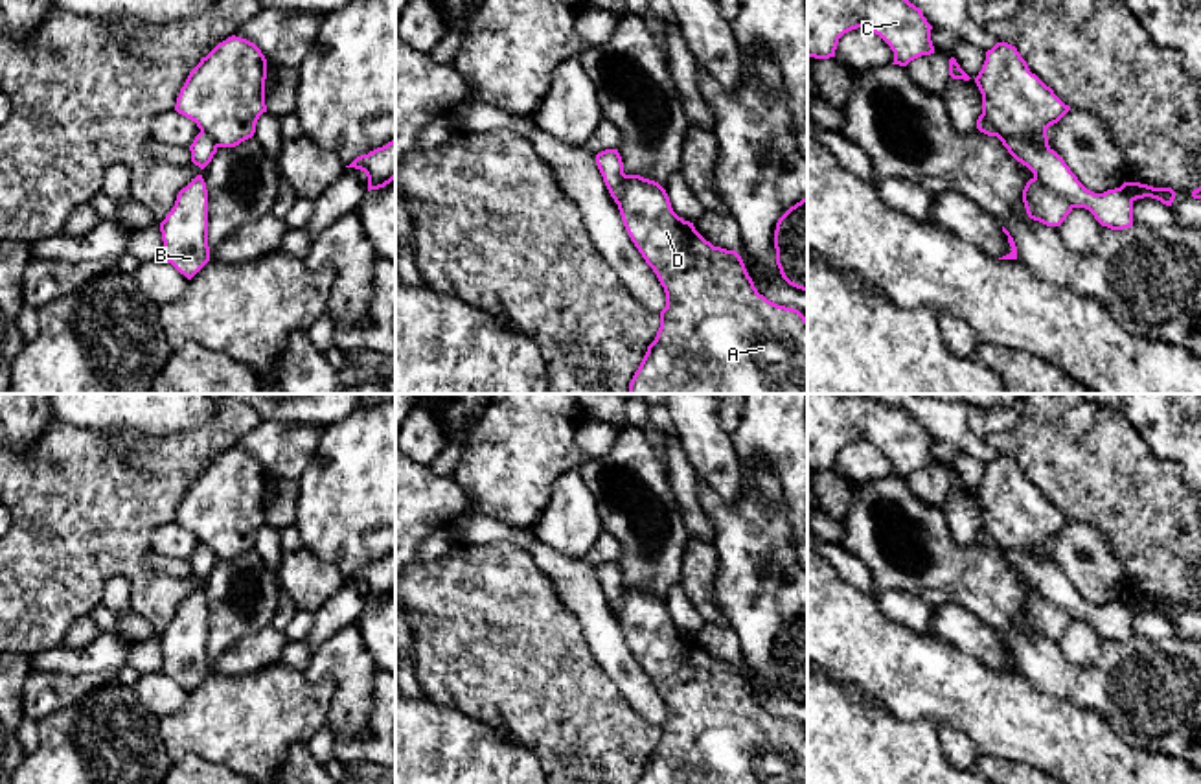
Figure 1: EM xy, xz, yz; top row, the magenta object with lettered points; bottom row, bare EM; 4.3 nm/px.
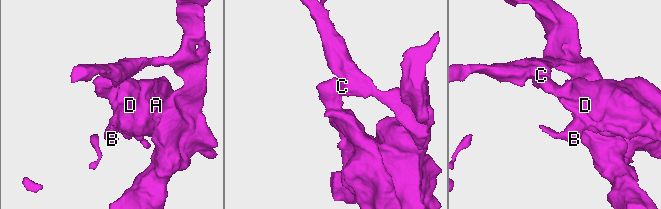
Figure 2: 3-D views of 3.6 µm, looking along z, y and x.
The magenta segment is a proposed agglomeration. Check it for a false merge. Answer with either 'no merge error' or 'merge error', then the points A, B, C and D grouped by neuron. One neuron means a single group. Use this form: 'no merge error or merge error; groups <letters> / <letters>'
merge error; groups A B D / C

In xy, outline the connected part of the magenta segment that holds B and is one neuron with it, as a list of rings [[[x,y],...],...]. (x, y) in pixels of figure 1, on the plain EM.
[[[197,587],[177,607],[175,618],[160,635],[164,666],[180,686],[191,692],[208,674],[208,602]]]

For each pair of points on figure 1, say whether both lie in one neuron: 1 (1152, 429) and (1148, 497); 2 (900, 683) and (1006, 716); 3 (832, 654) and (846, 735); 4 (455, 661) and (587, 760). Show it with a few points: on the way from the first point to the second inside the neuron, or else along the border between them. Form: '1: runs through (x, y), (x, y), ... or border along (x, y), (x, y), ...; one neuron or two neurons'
1: border along (1122, 415), (1161, 459), (1179, 468), (1181, 477); two neurons
2: runs through (926, 683), (944, 683), (981, 702); one neuron
3: border along (826, 670), (854, 681), (869, 696); two neurons
4: runs through (488, 661), (554, 727); one neuron

